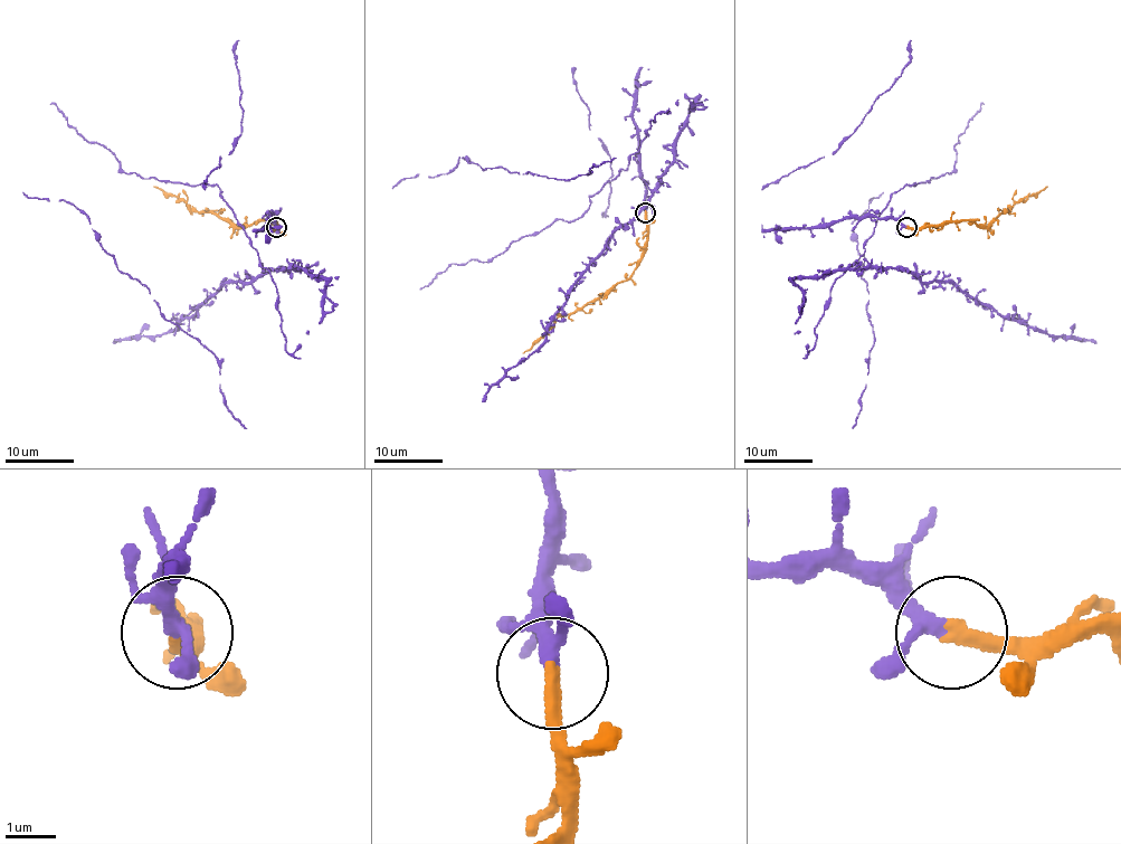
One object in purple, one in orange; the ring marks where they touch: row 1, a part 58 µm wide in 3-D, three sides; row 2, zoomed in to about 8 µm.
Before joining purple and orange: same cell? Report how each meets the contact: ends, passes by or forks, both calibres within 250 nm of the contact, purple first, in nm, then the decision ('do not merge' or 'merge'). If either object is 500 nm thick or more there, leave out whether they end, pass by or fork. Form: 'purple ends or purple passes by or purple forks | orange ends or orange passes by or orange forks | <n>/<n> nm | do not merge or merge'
purple passes by | orange ends | 240/320 nm | merge

